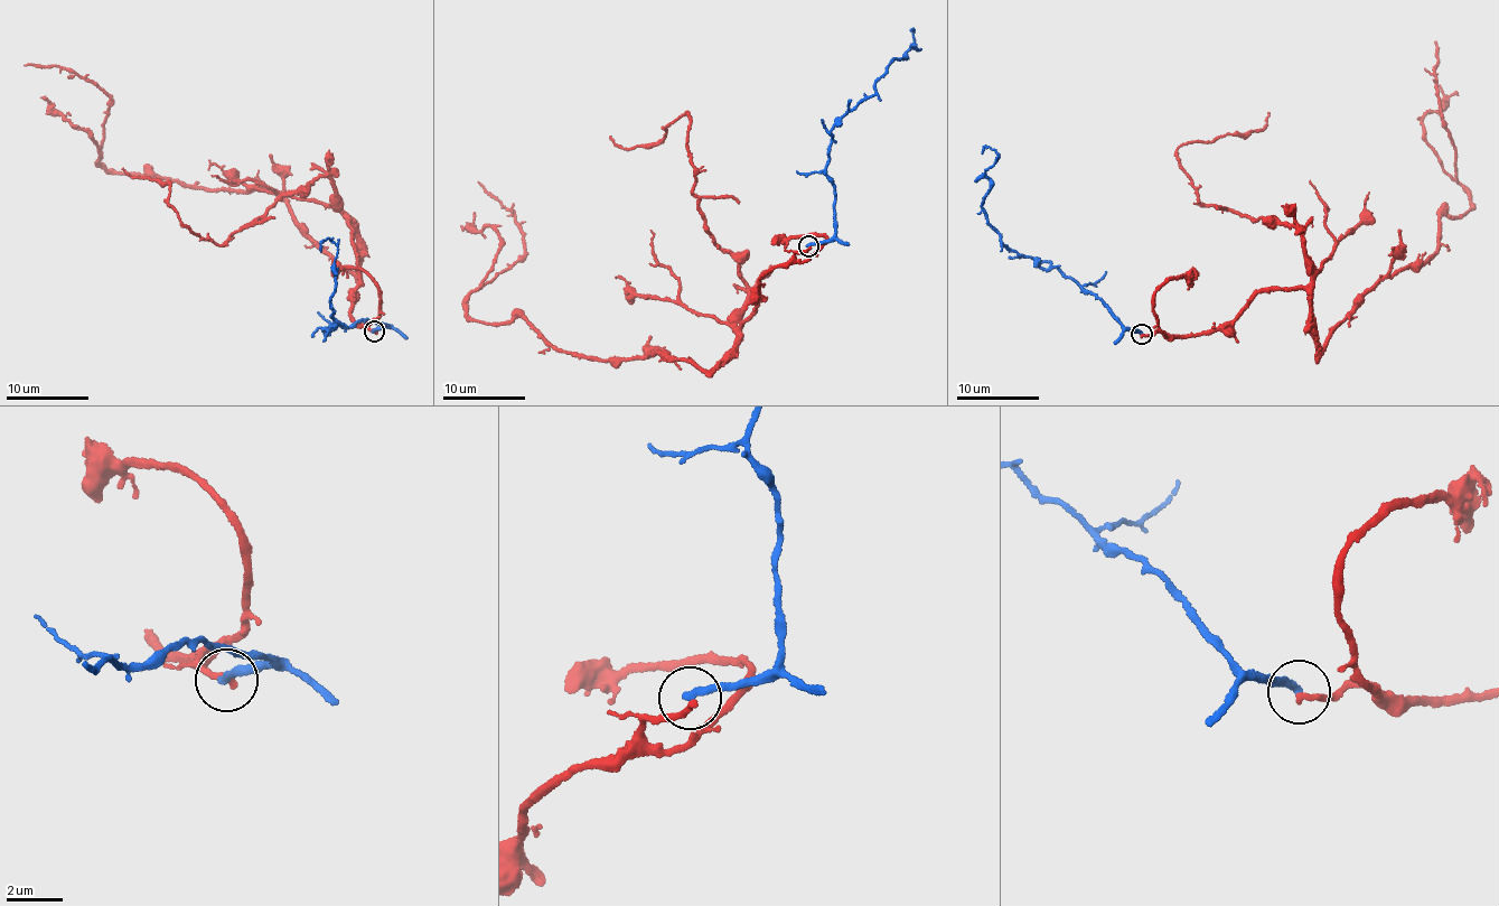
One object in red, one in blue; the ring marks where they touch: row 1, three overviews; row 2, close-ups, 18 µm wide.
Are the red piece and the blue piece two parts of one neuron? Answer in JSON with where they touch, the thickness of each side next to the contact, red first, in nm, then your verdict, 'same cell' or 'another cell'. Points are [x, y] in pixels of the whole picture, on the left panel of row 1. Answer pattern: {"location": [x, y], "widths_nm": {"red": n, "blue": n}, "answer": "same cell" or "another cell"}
{"location": [374, 330], "widths_nm": {"red": 220, "blue": 240}, "answer": "another cell"}

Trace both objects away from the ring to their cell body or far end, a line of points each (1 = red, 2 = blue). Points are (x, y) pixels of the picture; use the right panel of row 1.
1: (1141, 334), (1220, 329), (1258, 292), (1303, 289), (1322, 349), (1441, 245), (1440, 217), (1473, 206), (1434, 40)
2: (1141, 334), (1126, 330), (1056, 268), (1001, 243), (982, 207), (984, 170), (995, 160), (990, 147), (983, 152)

